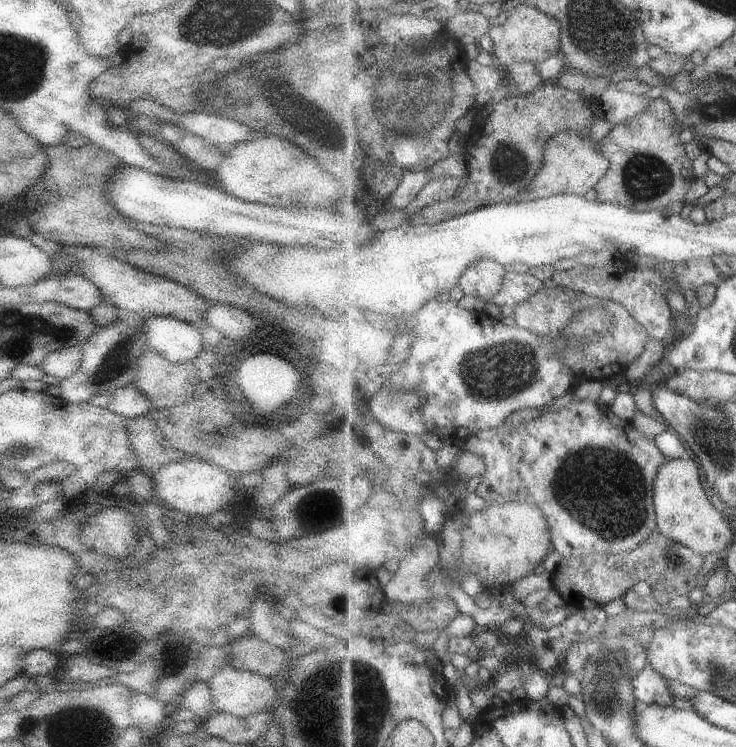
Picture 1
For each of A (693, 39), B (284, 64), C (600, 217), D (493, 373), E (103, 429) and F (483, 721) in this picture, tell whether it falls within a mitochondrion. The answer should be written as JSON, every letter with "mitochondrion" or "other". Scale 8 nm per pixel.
{"A":"other","B":"other","C":"other","D":"mitochondrion","E":"other","F":"other"}

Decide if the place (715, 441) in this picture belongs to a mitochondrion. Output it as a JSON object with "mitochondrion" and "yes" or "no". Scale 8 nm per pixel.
{"mitochondrion":"yes"}

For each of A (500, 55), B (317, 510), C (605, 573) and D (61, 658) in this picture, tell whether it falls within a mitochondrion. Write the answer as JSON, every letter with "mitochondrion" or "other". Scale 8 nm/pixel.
{"A":"other","B":"mitochondrion","C":"other","D":"other"}

